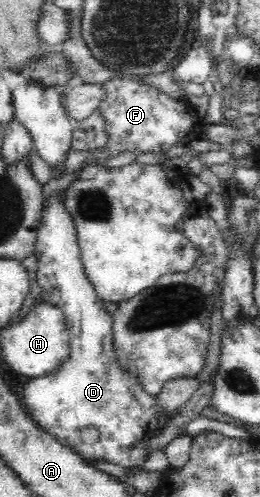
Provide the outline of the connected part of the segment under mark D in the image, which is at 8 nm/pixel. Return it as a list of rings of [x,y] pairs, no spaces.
[[[54,192],[45,197],[40,226],[36,230],[34,255],[38,260],[35,275],[42,288],[44,303],[55,304],[65,316],[70,352],[53,371],[28,380],[22,387],[23,401],[28,414],[40,428],[55,436],[62,444],[74,449],[91,464],[110,462],[122,468],[144,466],[148,460],[152,438],[160,432],[160,421],[164,415],[155,396],[146,392],[127,372],[122,372],[115,363],[112,349],[112,315],[106,311],[104,301],[100,300],[93,285],[88,281],[80,260],[80,250],[71,213],[67,210],[63,192]]]

